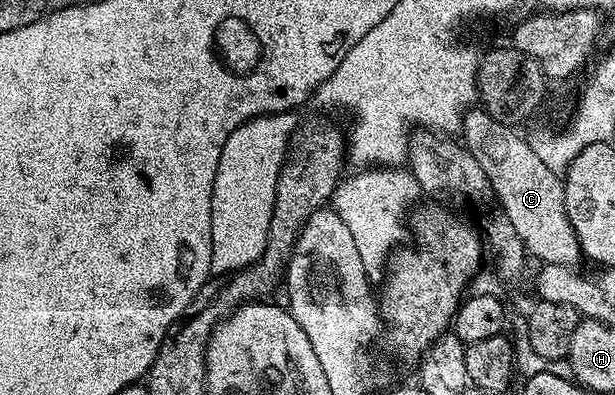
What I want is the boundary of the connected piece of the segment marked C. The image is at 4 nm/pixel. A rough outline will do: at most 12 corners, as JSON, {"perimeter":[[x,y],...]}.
{"perimeter":[[464,115],[501,213],[527,255],[578,266],[565,181],[515,127]]}

